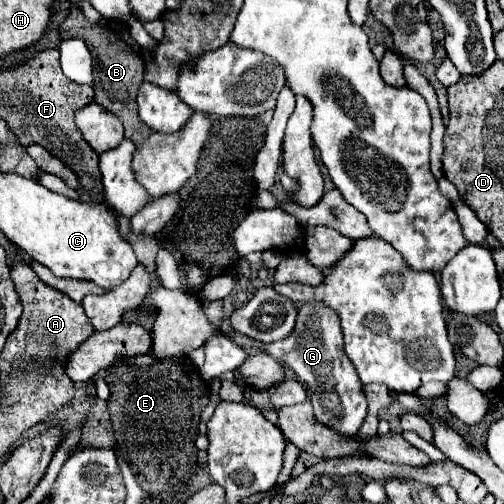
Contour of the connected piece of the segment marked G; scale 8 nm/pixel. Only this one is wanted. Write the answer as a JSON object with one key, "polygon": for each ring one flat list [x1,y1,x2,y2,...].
{"polygon":[[305,302,297,310,297,324,289,338,273,344,257,344,255,340,249,340,247,336,235,332,233,340,241,346,253,346,269,352,277,362,283,362,289,366,299,380,307,386,309,402,315,408,317,420,321,424,347,434,355,436,365,420,367,414,367,400,361,390,361,380,357,378,355,366,351,364,349,356,345,354,345,342,341,332,341,322,337,312,329,308,325,302]]}

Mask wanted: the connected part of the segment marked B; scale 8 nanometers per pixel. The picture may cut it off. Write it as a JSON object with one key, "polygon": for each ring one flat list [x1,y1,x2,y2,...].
{"polygon":[[71,4,71,12,65,18,65,22,59,26,59,34,61,38,81,38,91,56,93,56,93,74,95,74,95,102,101,104,103,108,107,108,111,114,115,114,121,124,125,126,125,138,139,144,145,136,149,136,149,128,145,128,145,124,141,124,139,116,137,116,137,104,135,104,135,96,137,96,137,88,143,82,143,72,145,72,145,60,141,54,141,48,137,44,133,44,131,36,129,36,129,26,127,22,115,22,111,20,107,26,107,20,101,20,97,24,91,24,79,4]]}

